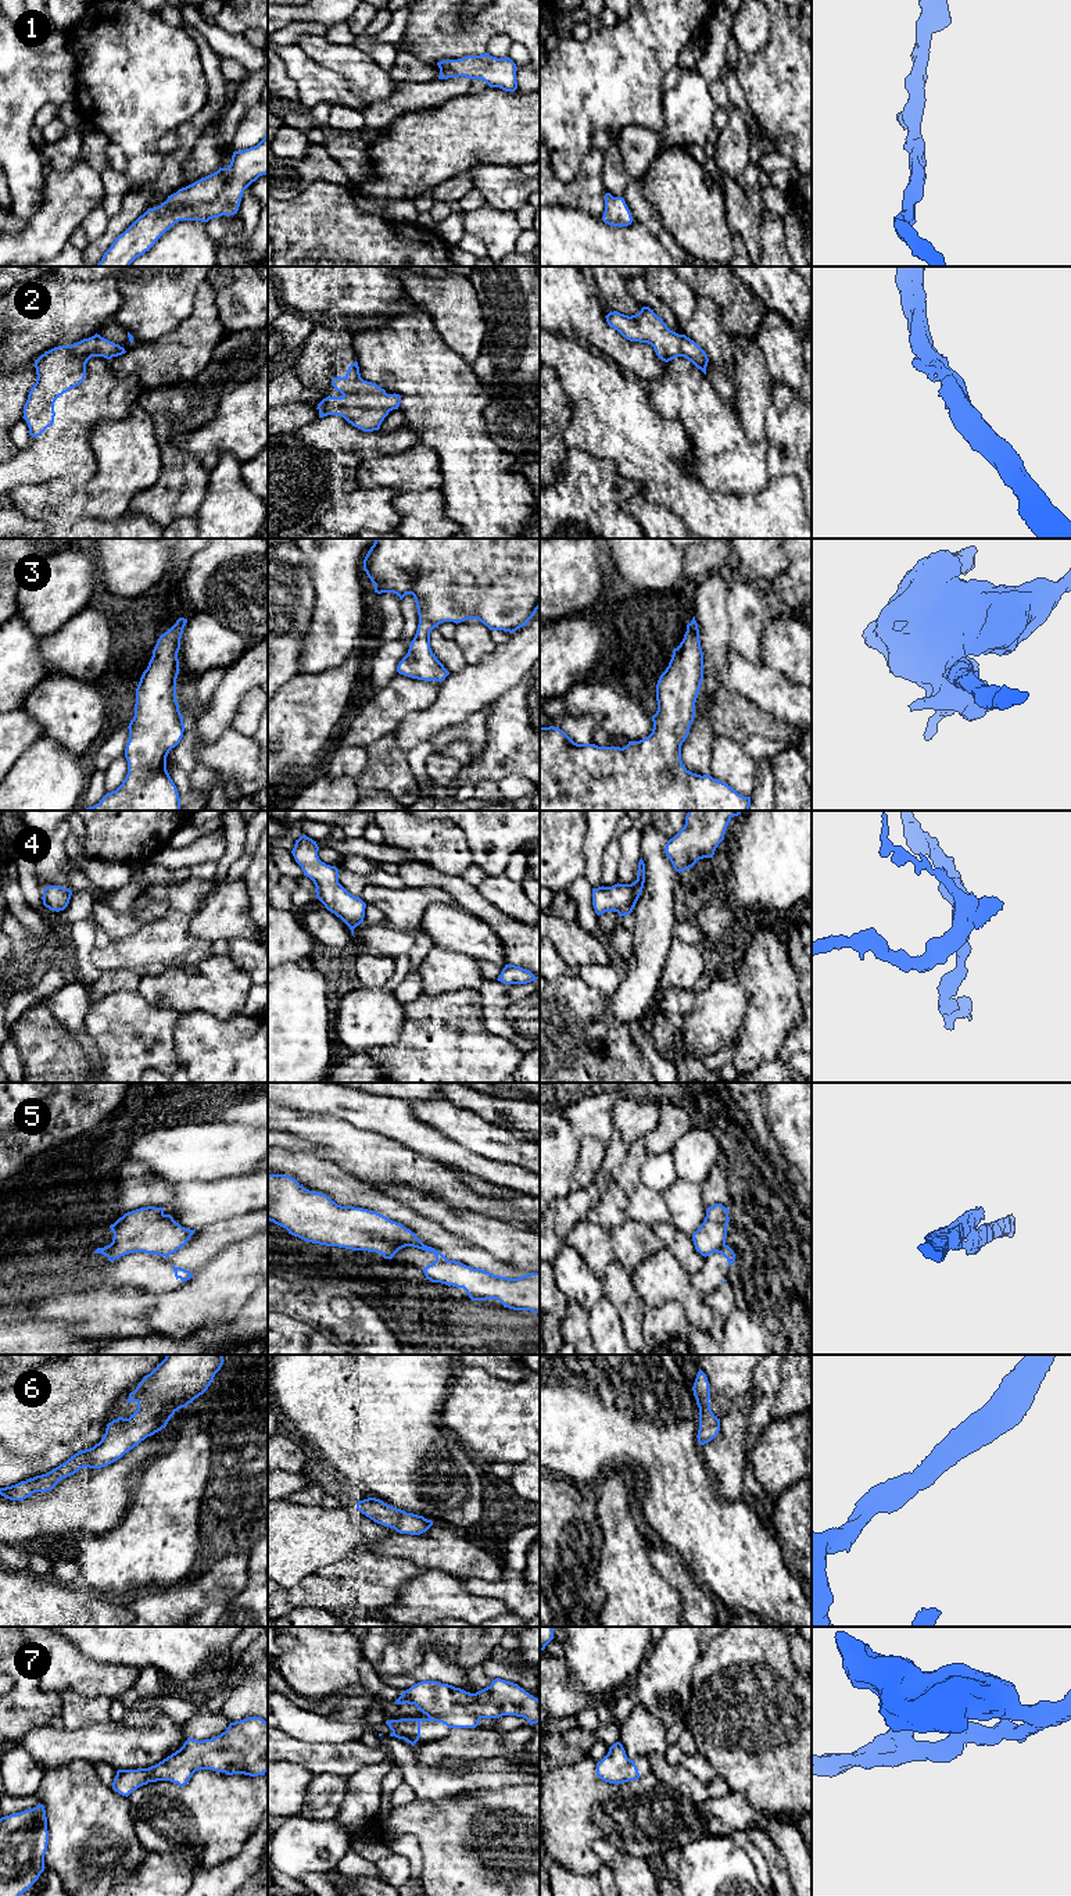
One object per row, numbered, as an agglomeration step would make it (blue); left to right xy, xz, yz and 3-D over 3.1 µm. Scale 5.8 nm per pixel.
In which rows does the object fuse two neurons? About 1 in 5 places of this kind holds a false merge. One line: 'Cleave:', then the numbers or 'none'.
Cleave: 5

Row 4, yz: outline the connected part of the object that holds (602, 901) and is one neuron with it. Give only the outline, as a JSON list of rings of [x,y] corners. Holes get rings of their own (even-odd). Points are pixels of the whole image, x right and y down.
[[[638,862],[637,880],[631,884],[615,884],[612,887],[592,888],[592,905],[599,916],[605,912],[617,912],[619,916],[630,915],[642,892],[645,883],[645,863]]]

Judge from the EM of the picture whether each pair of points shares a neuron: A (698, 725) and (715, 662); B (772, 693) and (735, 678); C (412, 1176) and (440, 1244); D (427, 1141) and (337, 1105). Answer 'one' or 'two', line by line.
A: one
B: one
C: two
D: one

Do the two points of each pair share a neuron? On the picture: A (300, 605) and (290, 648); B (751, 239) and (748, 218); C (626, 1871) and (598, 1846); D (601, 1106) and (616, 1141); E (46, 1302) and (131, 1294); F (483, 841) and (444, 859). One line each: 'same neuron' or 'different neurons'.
A: same neuron
B: same neuron
C: same neuron
D: different neurons
E: same neuron
F: different neurons

